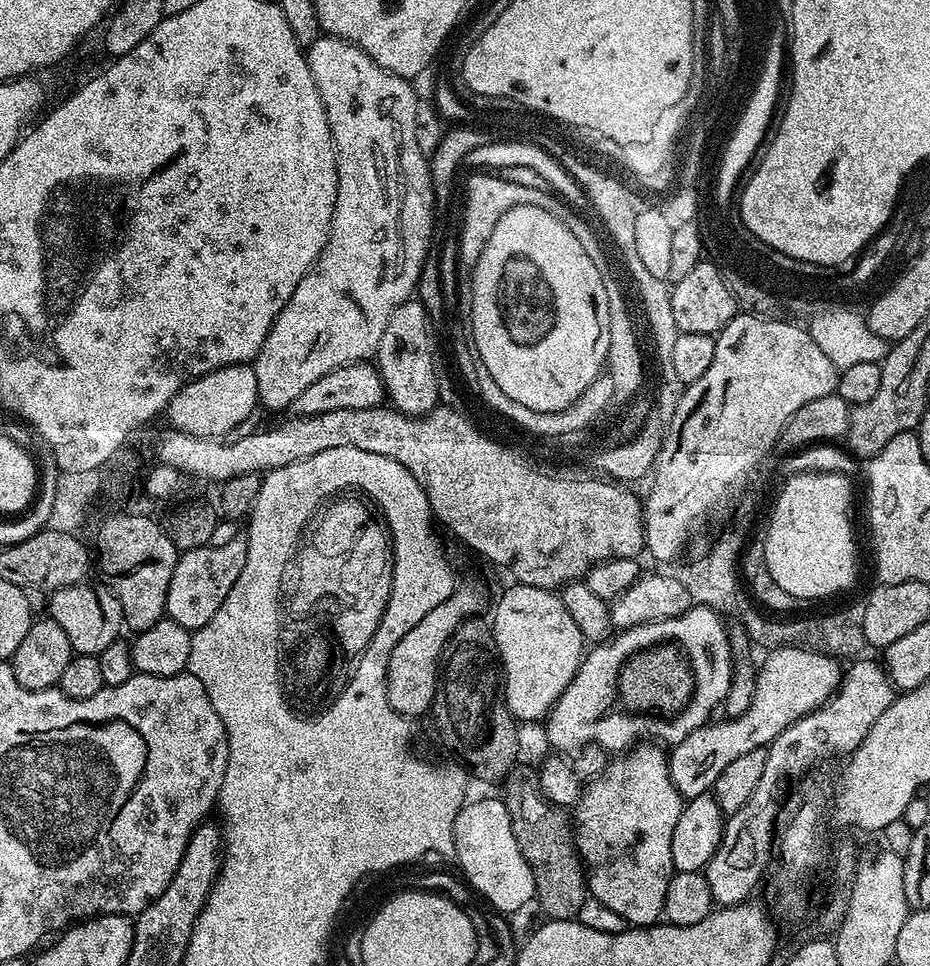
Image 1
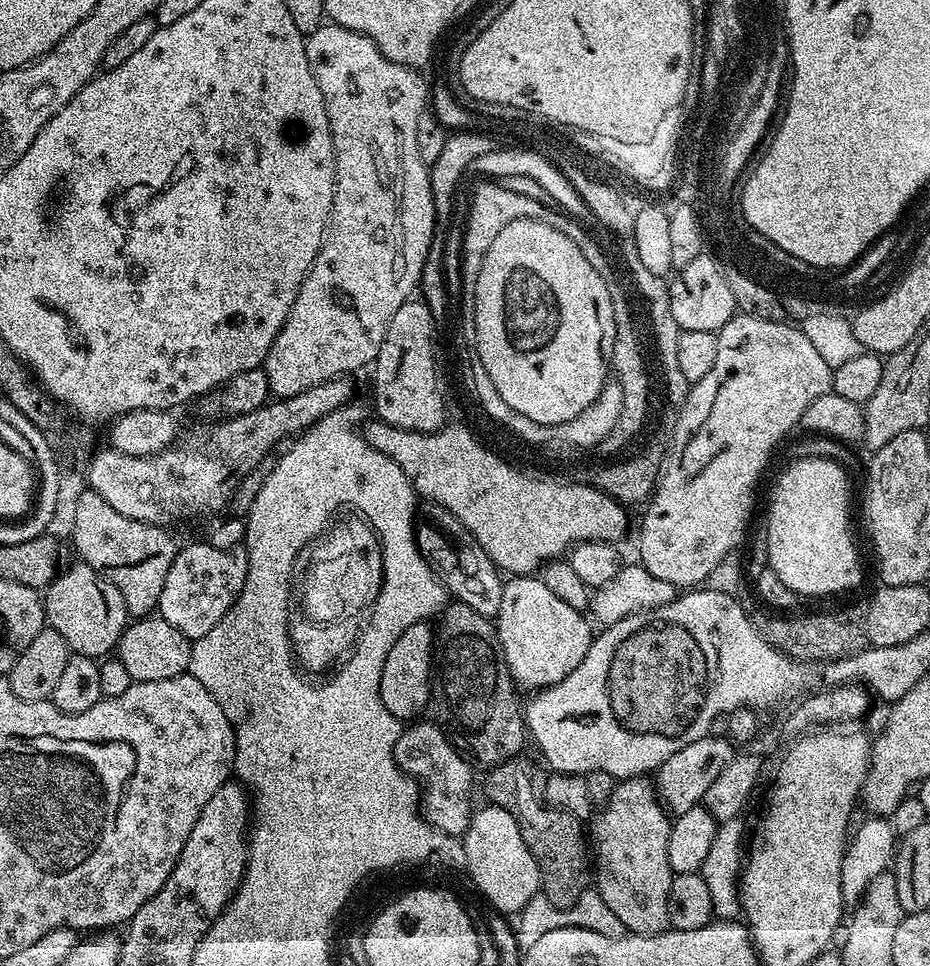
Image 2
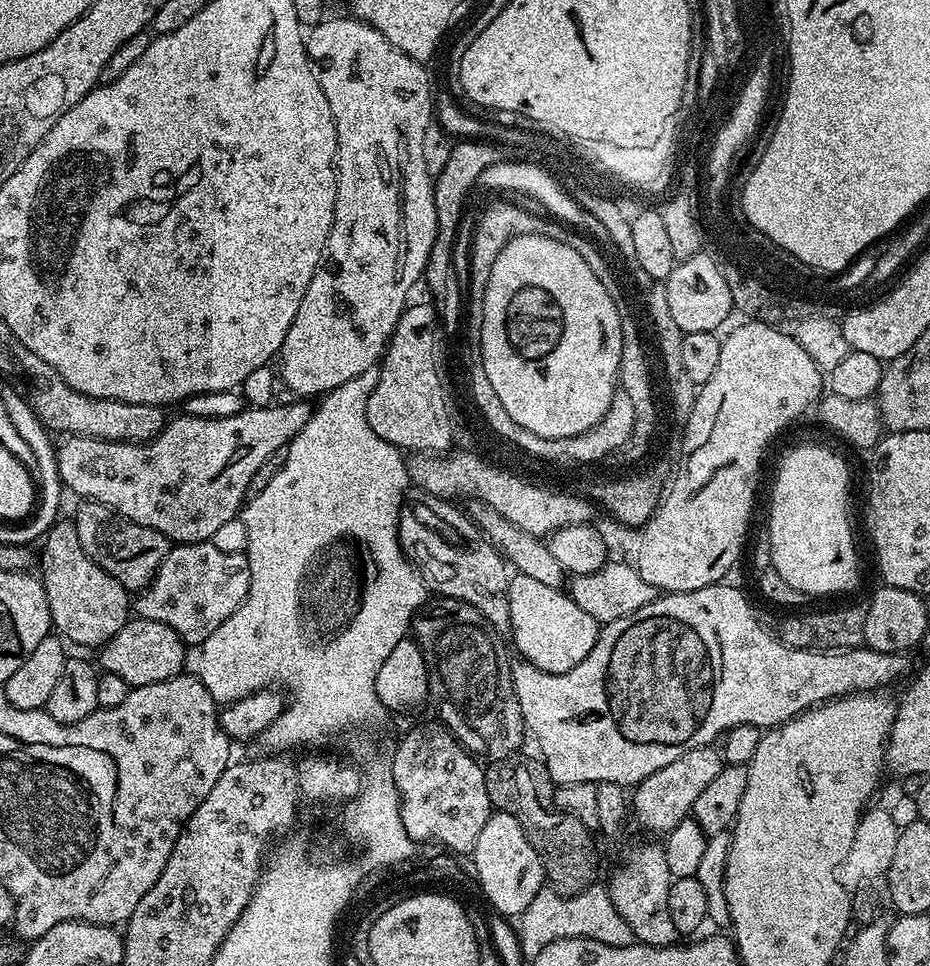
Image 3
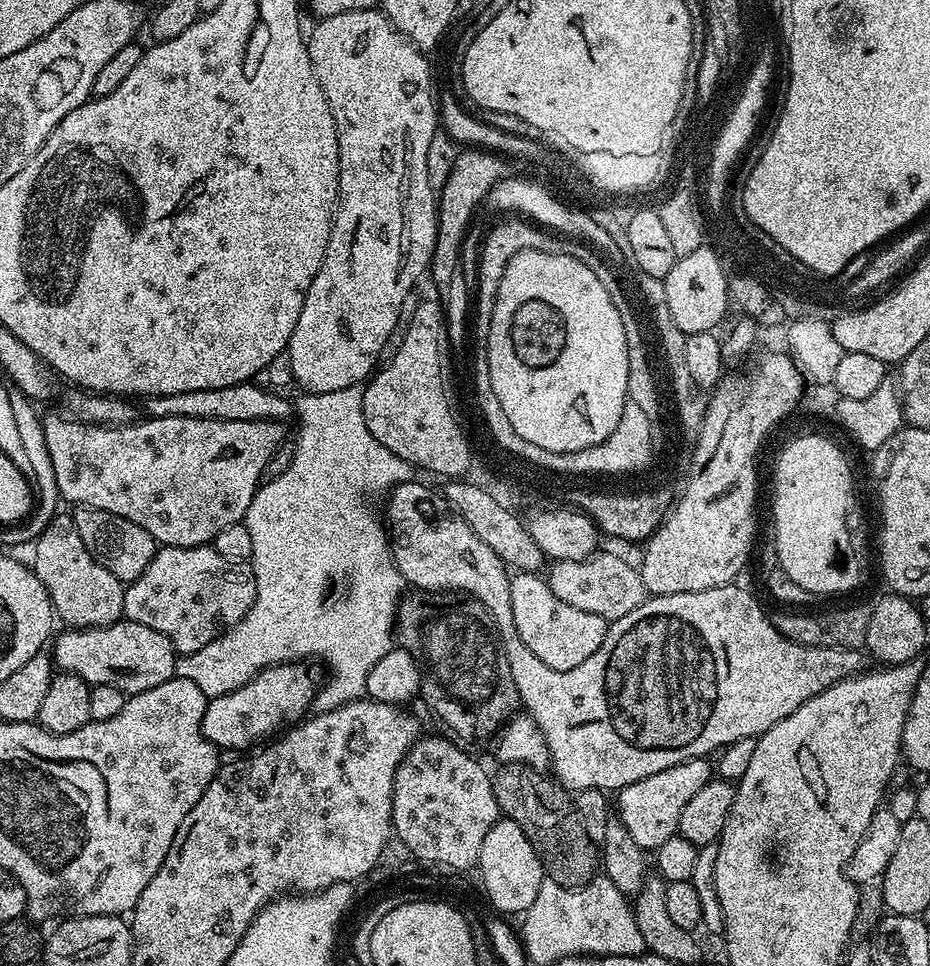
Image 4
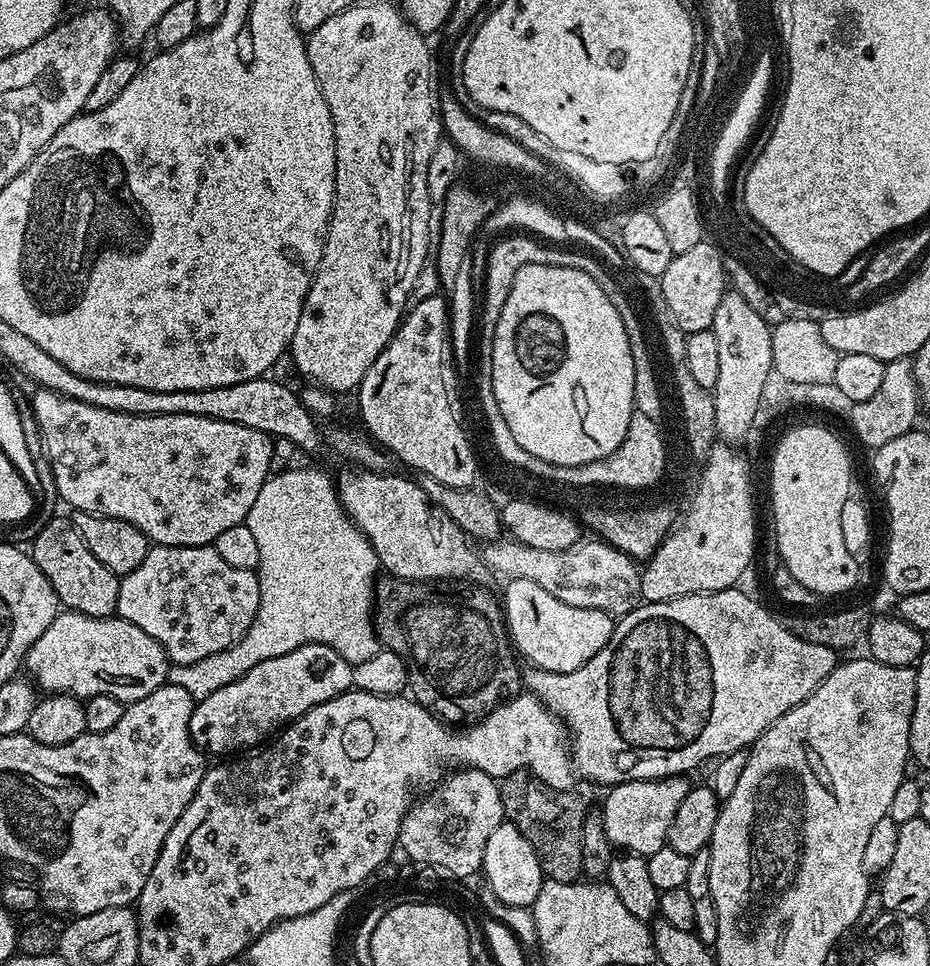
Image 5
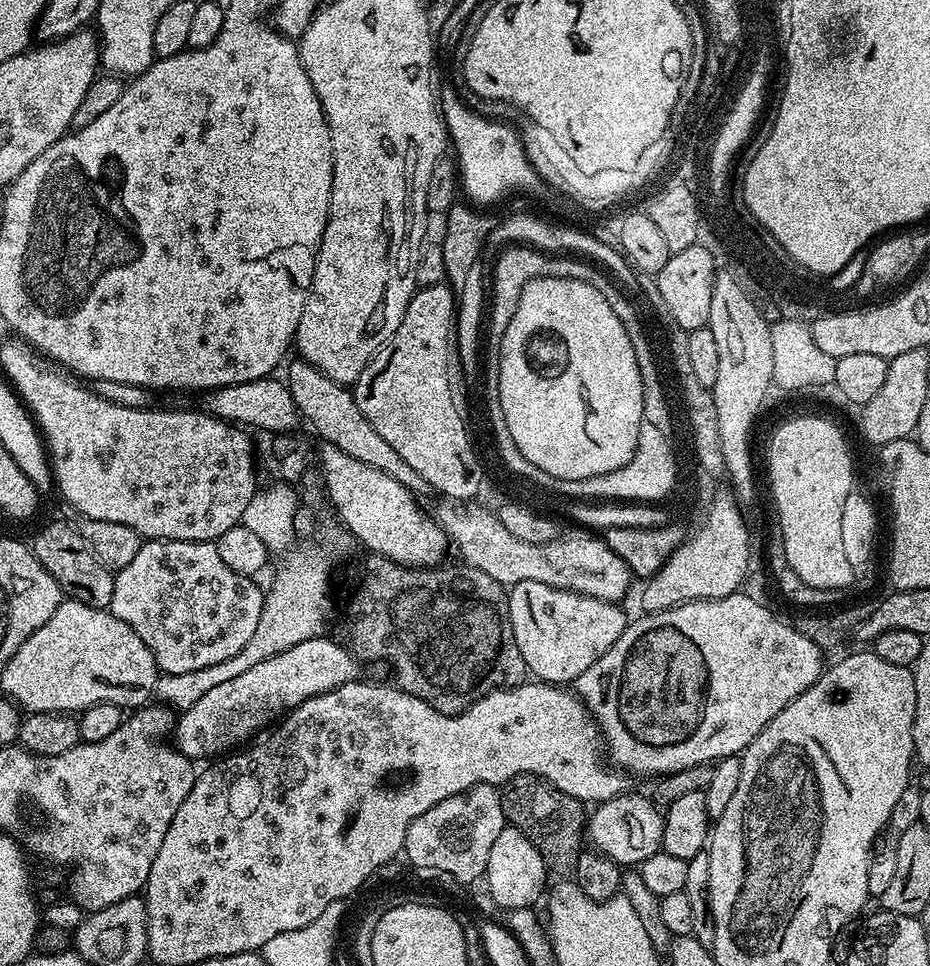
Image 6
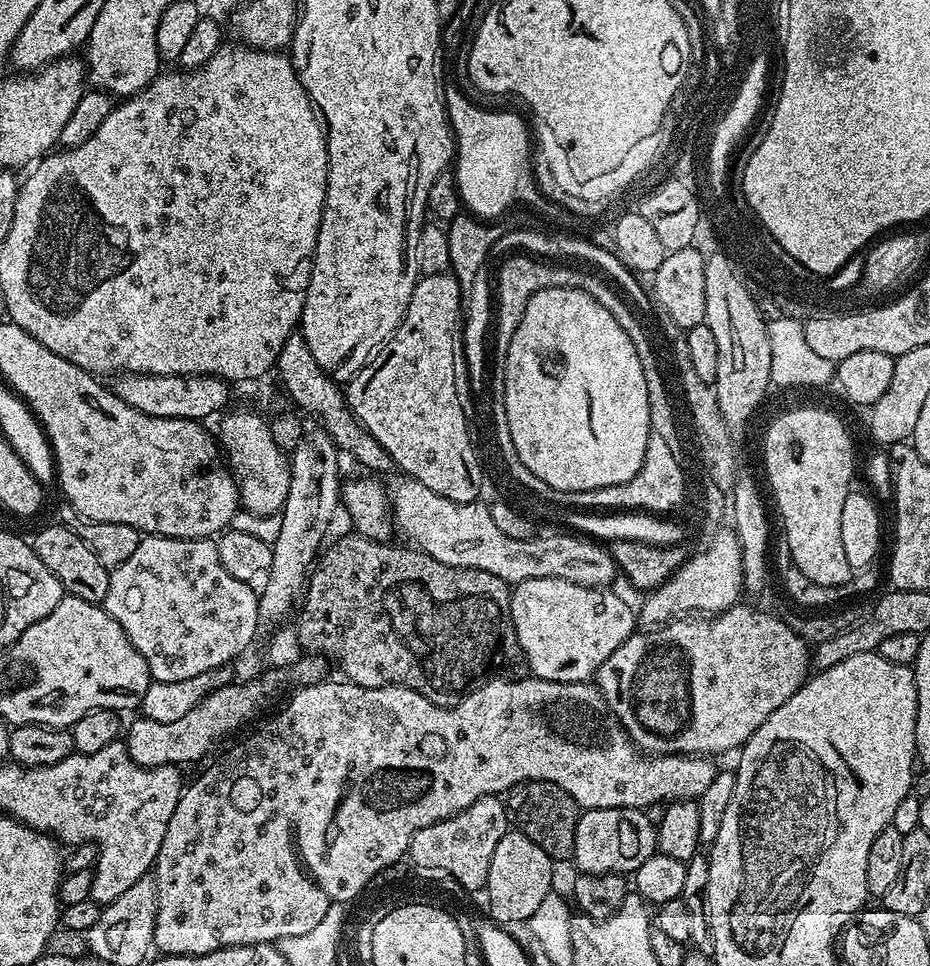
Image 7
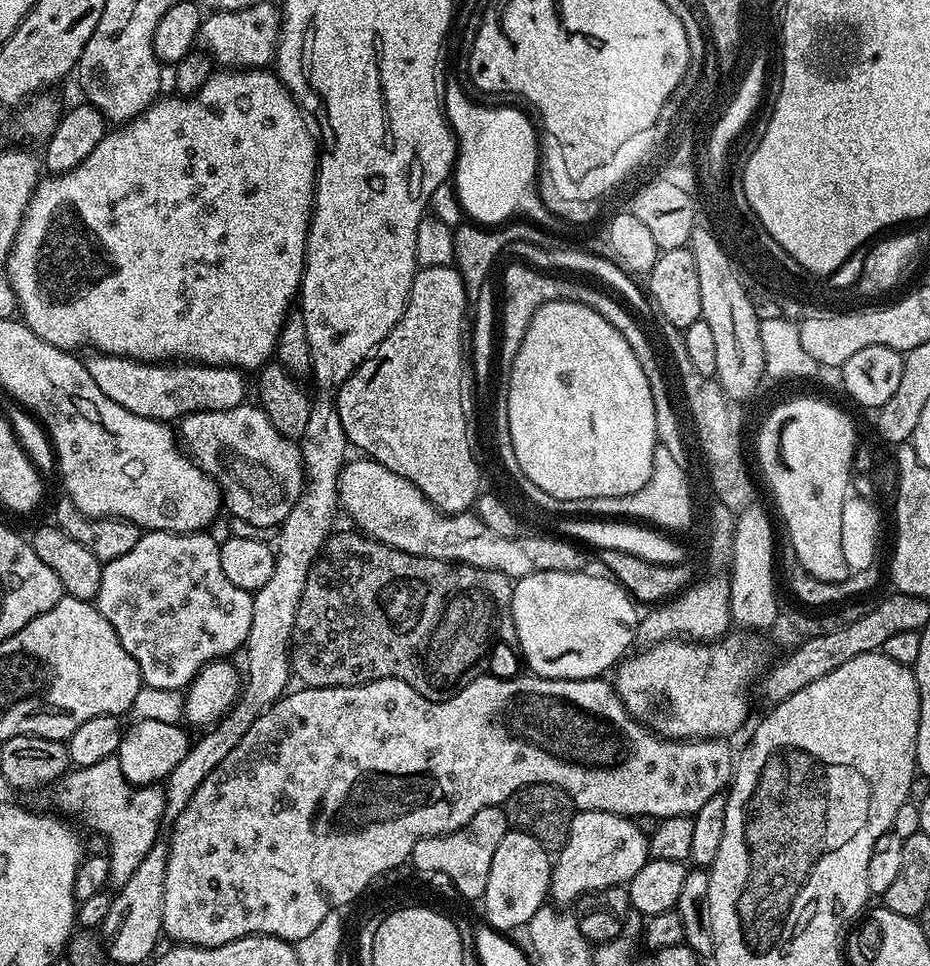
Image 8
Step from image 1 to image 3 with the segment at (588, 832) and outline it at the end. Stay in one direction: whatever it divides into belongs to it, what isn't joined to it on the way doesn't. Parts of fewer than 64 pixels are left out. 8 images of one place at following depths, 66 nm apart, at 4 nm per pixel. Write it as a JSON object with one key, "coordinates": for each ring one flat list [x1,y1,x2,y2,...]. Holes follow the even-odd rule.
{"coordinates":[[659,843,644,844,628,856,628,861,606,880,606,887,618,914,630,925,633,937,639,943,665,948,677,943,682,934,674,926,670,915,670,886,674,877,666,866,666,854]]}

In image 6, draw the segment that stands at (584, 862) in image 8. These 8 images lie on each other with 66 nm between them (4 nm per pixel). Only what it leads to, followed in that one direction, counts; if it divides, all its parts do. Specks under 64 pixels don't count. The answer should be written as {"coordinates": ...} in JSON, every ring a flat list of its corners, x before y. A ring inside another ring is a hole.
{"coordinates":[[625,794,595,805,586,820,586,836,595,851,608,856,618,866,639,866,650,854,661,851,664,818,644,796]]}

